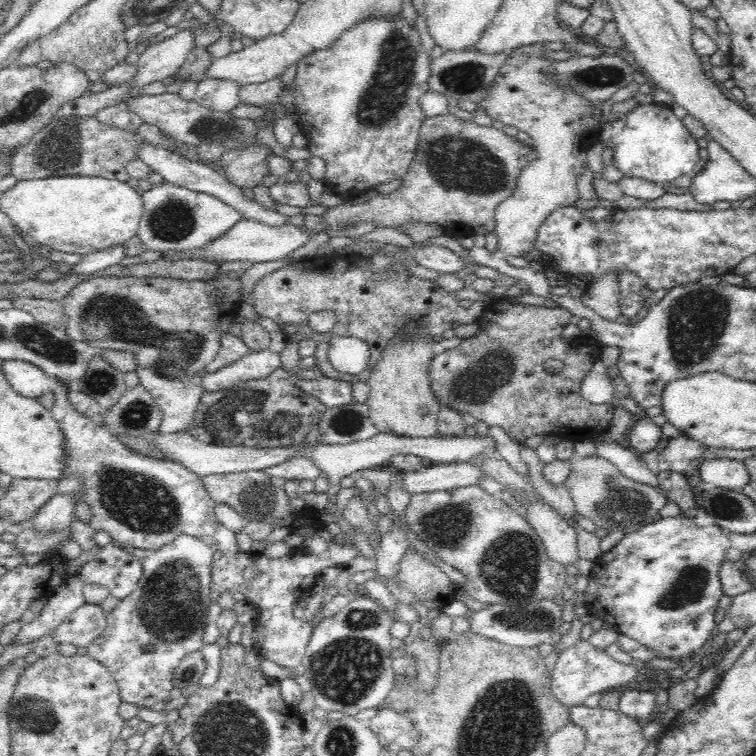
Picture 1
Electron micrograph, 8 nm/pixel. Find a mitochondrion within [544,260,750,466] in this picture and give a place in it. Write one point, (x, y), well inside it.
(697, 320)

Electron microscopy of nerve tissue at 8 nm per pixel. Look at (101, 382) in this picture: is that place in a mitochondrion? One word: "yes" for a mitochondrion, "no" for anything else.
yes

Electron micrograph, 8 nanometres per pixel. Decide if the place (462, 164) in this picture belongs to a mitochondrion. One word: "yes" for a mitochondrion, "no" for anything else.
yes

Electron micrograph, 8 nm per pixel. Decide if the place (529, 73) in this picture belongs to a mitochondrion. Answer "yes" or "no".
no

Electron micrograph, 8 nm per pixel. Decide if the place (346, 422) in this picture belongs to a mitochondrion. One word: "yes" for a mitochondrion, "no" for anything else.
yes

